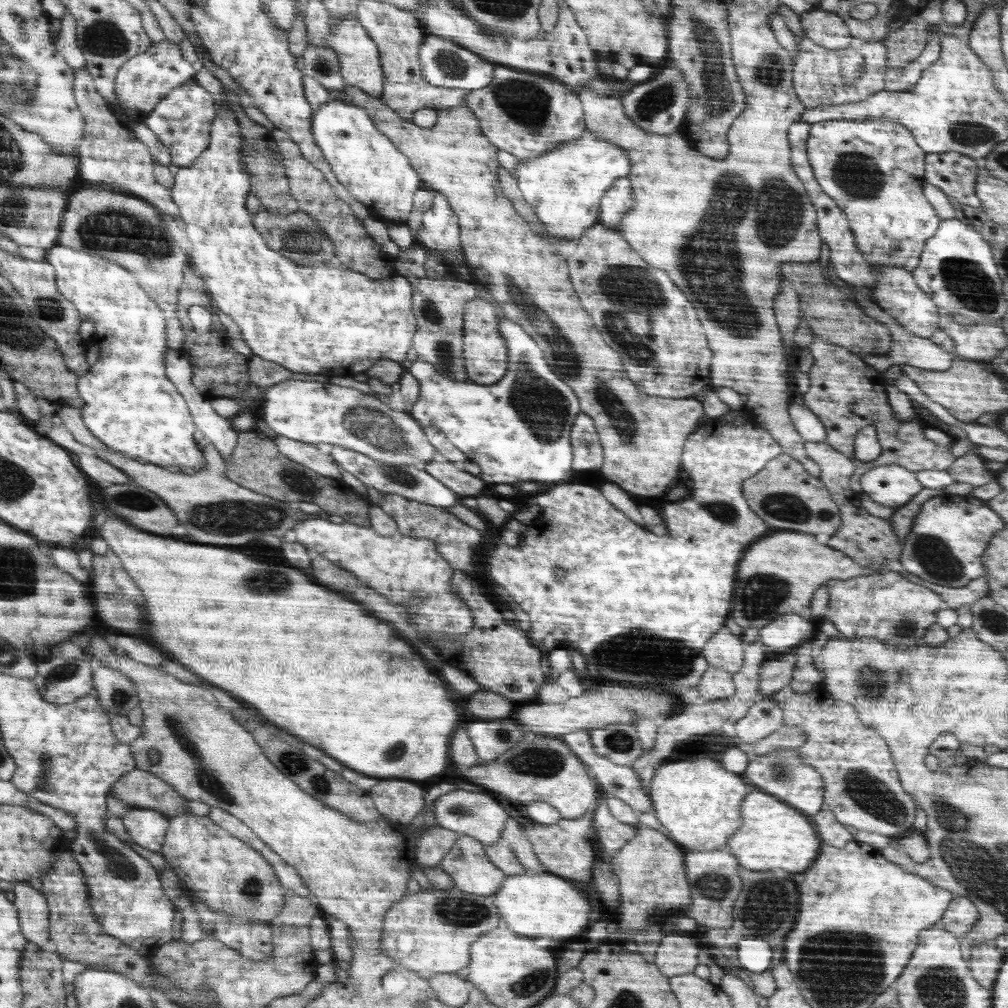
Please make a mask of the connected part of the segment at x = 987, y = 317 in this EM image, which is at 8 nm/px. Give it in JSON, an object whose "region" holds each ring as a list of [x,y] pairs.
{"region":[[[946,219],[936,229],[935,236],[924,245],[924,258],[919,261],[918,268],[912,272],[917,285],[928,293],[940,308],[941,314],[950,314],[964,322],[970,323],[1000,323],[1000,318],[1006,314],[1006,300],[1002,294],[1002,279],[996,270],[992,247],[985,238],[960,220]]]}

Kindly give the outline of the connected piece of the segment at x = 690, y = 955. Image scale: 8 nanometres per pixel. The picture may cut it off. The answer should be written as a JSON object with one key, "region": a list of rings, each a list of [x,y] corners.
{"region":[[[668,932],[662,938],[653,962],[659,970],[669,979],[693,972],[698,966],[698,942],[690,936],[680,936],[680,933],[674,932]]]}

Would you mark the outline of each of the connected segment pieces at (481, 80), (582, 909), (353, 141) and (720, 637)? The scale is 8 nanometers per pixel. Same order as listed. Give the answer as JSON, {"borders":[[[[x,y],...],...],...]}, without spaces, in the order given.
{"borders":[[[[429,33],[425,35],[425,40],[421,44],[420,62],[425,79],[432,83],[432,86],[472,91],[488,86],[495,76],[495,64],[451,40]]],[[[542,872],[538,876],[528,876],[528,874],[522,874],[518,876],[508,875],[508,878],[504,880],[504,884],[500,886],[499,891],[496,891],[493,894],[495,898],[495,905],[500,907],[500,916],[502,916],[502,920],[506,920],[506,926],[508,926],[508,930],[516,934],[524,934],[524,936],[552,936],[552,938],[568,938],[568,936],[574,936],[574,934],[580,934],[582,930],[586,930],[588,928],[588,924],[590,924],[590,912],[594,914],[593,910],[590,910],[590,904],[586,906],[586,896],[584,896],[584,890],[580,889],[578,885],[574,886],[572,881],[568,881],[566,879],[562,879],[554,874],[548,872]]],[[[332,98],[315,113],[316,122],[311,122],[311,126],[316,126],[316,130],[312,130],[312,134],[316,134],[315,143],[323,151],[324,158],[332,162],[332,166],[336,166],[336,174],[340,174],[340,182],[344,182],[351,197],[366,206],[369,214],[378,221],[387,220],[385,224],[391,222],[396,227],[408,226],[409,216],[414,209],[414,192],[418,188],[419,175],[407,155],[388,136],[380,132],[364,107]]],[[[727,626],[707,641],[704,650],[711,668],[723,668],[732,674],[738,673],[743,666],[742,652],[745,650],[740,636],[732,634]]]]}

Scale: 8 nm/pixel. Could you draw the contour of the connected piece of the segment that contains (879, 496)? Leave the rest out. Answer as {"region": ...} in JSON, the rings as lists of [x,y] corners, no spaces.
{"region":[[[894,464],[871,469],[860,479],[861,491],[874,502],[892,507],[894,510],[905,505],[923,489],[916,473]]]}

